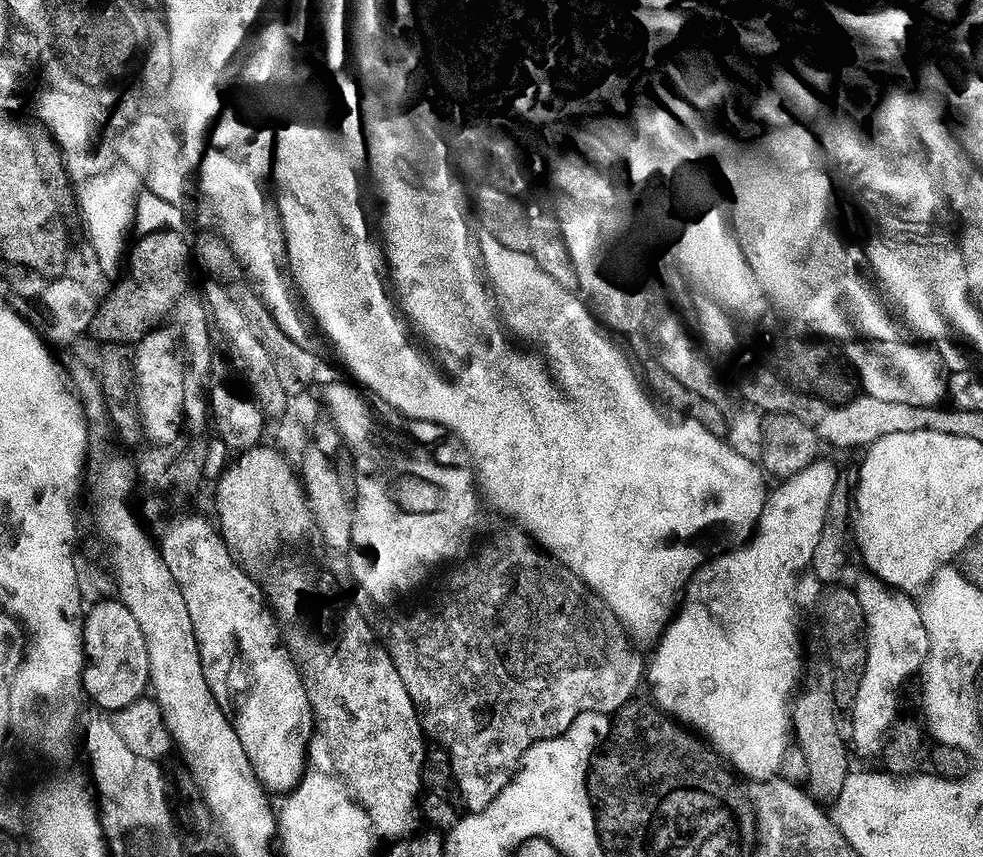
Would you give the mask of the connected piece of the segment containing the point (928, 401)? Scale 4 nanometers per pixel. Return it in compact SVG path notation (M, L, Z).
M858 339L845 343L843 348L843 359L846 361L847 367L854 373L858 384L858 379L860 379L860 384L864 387L861 388L863 395L870 398L882 398L882 402L906 402L906 406L926 406L927 408L939 405L945 399L946 380L943 375L940 377L942 364L938 359L938 352L935 347L903 340Z

